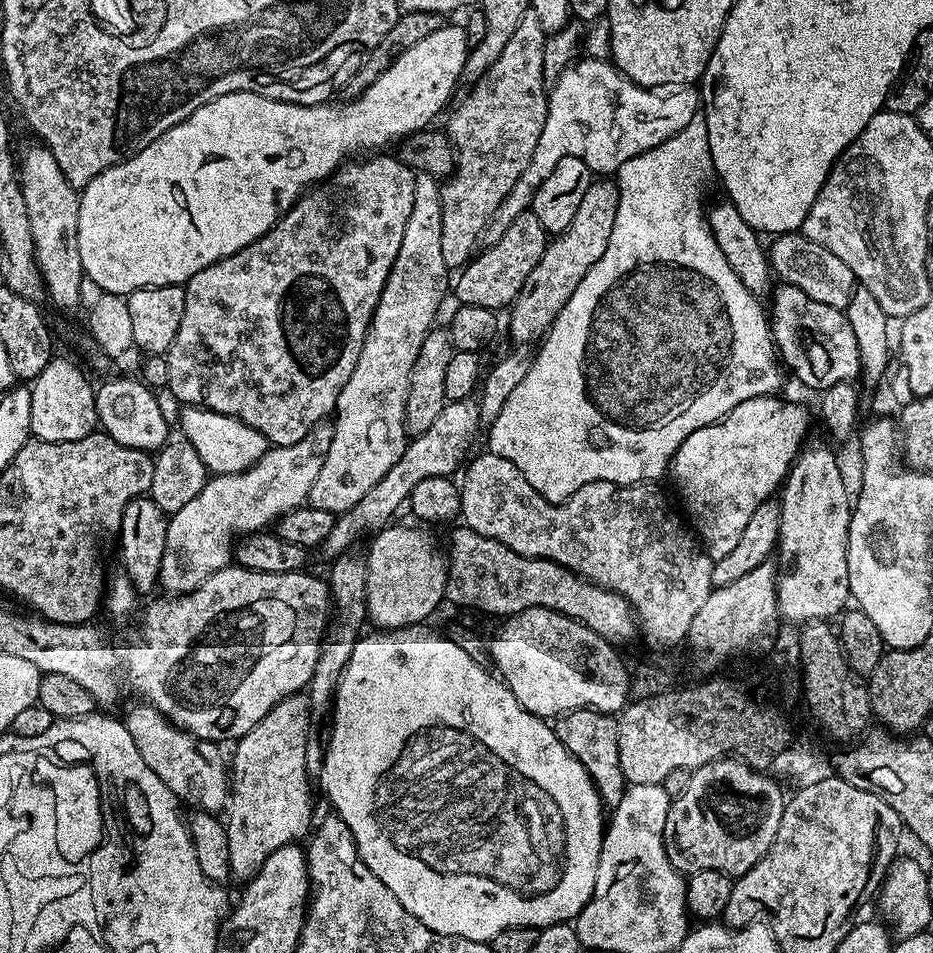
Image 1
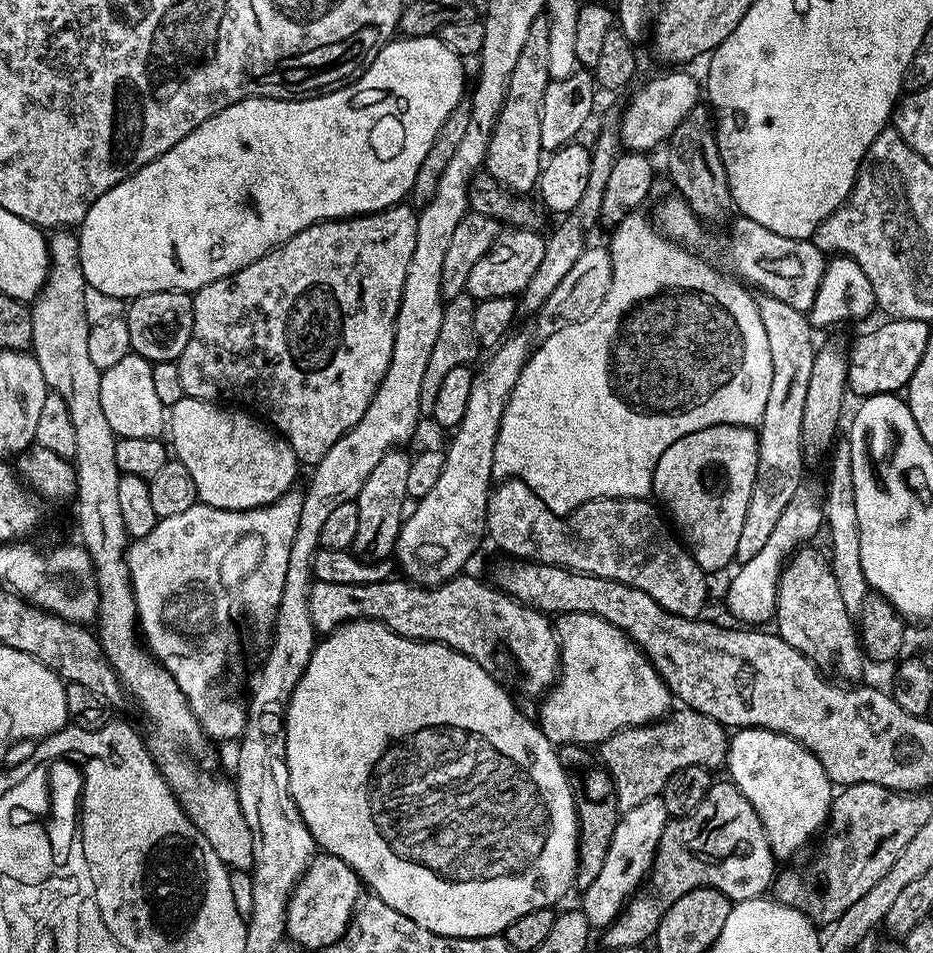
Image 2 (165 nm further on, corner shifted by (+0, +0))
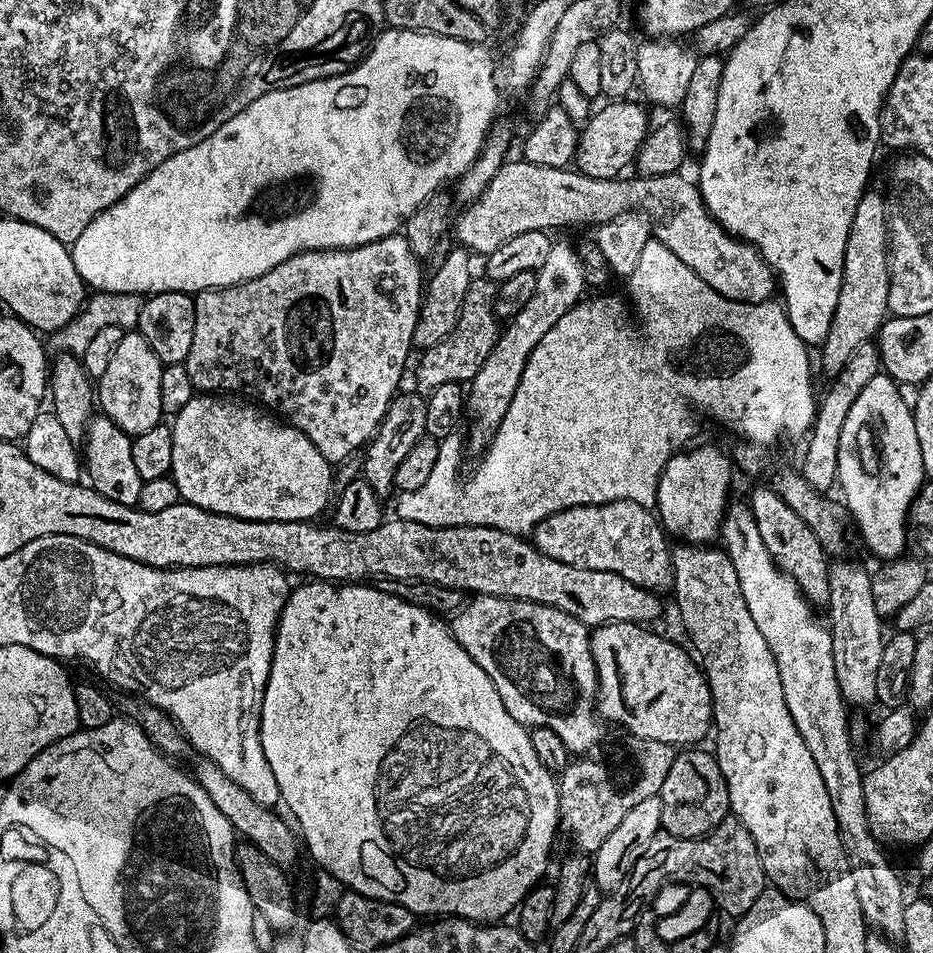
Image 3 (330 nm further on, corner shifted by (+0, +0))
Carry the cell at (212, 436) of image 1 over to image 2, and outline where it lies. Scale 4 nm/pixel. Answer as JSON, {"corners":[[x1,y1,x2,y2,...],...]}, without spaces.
{"corners":[[184,396,171,408,166,428,172,431,171,451,190,470,201,504,222,510,250,510,264,508,293,491,298,469,294,450,251,411]]}

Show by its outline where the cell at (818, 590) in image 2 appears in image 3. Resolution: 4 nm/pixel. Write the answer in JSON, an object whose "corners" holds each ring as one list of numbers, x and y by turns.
{"corners":[[759,486,752,492,750,507,754,514,754,520,758,522,758,534,762,534,762,542,766,542,766,548,774,558,774,562,787,574,791,580,796,581,796,585,802,590,802,594,807,598,809,604,813,606,827,605,830,598,830,578,828,570,830,567,830,557,828,552,818,542,814,530,774,494,774,490,767,486]]}

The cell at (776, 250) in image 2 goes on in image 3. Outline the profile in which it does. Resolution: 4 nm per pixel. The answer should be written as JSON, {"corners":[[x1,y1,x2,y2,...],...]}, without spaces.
{"corners":[[517,158,513,162,505,162,498,170,498,174,494,174,494,178,490,178,490,186,486,186,486,190,482,190,482,194,477,200,472,201,463,209,464,213,457,215,454,220,454,234,456,230,455,243,461,248,468,249,469,253,476,254,481,252,481,257,486,258,494,250,498,250,498,246,502,246,502,242,510,242,510,238,518,238,518,234,526,234,530,230,538,230,543,232,545,230,553,230,552,228,568,228,571,224,592,224,591,226,599,226,610,222,614,218,618,218,623,212,635,212,637,210,644,213,648,217,652,226,652,236,658,242,662,242,662,246,666,246,666,250,670,250,672,254,678,254,678,258,682,258,682,262,686,262,686,266,690,266,690,270,694,270,696,274,708,286,713,288,718,294,722,294,728,300,740,300,743,304,762,304,773,299,772,295,777,295,778,292,778,277,772,271,772,267,765,262,762,254,754,247,753,244,747,244,746,241,738,239,737,236,731,236,724,227,717,222,714,217,708,212,707,206,704,204,704,199,700,193,699,187,695,183,692,184,680,172,671,172,665,176,640,176,636,180,624,180,628,178,617,178,615,180,603,180,602,178,590,178,586,174,573,170,571,167,555,168,554,166,534,166,530,161,523,158]]}

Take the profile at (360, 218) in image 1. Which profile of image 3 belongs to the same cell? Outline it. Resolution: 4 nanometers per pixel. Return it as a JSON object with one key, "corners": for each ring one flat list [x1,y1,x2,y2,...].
{"corners":[[397,234,383,236,374,242,366,242,362,246,353,248,327,248,313,252,299,252,286,262,274,266,274,270,253,280,232,284,229,288,208,288,195,297,194,343,190,345,190,354,186,361,190,382,200,394,239,394,244,398,255,398,265,409,271,410,293,428,306,434,306,438,310,438,310,442,318,446,318,454,322,454,322,458,326,458,329,464,339,466,345,463,356,451,357,455,376,435,392,397,397,395,401,387,400,379,404,376,408,355,414,352,412,342,414,326,418,322,420,302,426,283,425,277,423,275,420,277,420,264,421,261,414,254,414,250,410,250,410,242,406,242,403,234]]}

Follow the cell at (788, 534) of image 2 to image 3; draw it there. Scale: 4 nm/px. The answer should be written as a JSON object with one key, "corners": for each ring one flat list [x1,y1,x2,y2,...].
{"corners":[[872,342,858,346,858,350,854,350,854,354,850,357,850,362,846,362,846,366,842,366,842,370,835,373,833,380,836,381,819,397,816,421,806,438,808,445,804,448,804,461,799,461,798,464,806,482,810,482,810,486,814,486,819,492,827,493,828,487,831,484,833,487,837,483,838,441,842,439,842,426,854,407,858,394,862,394,865,386,876,376,881,375,881,372,879,347]]}

